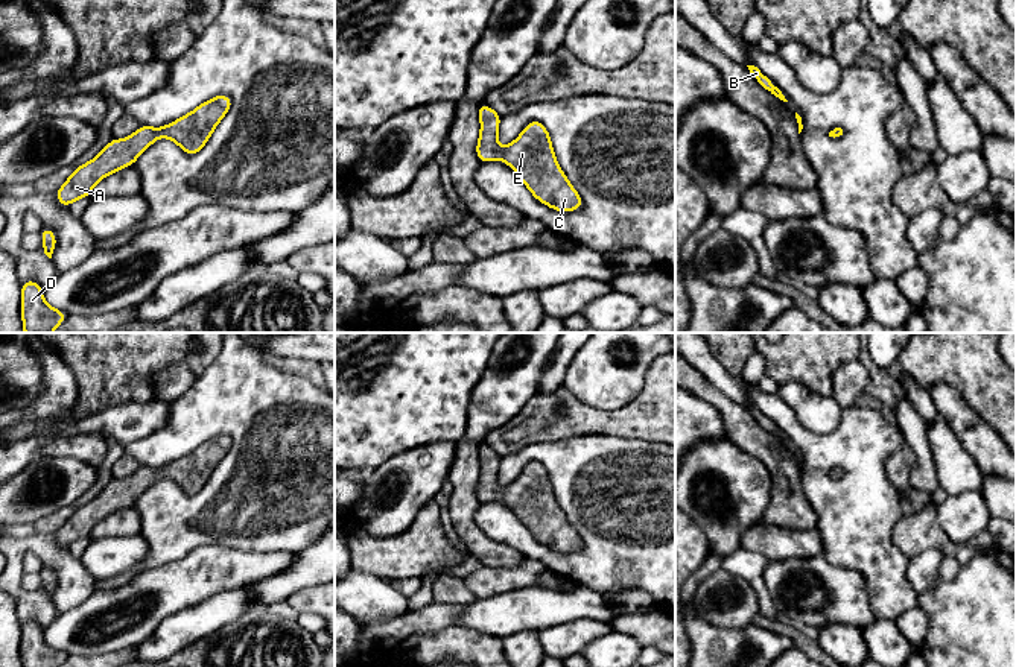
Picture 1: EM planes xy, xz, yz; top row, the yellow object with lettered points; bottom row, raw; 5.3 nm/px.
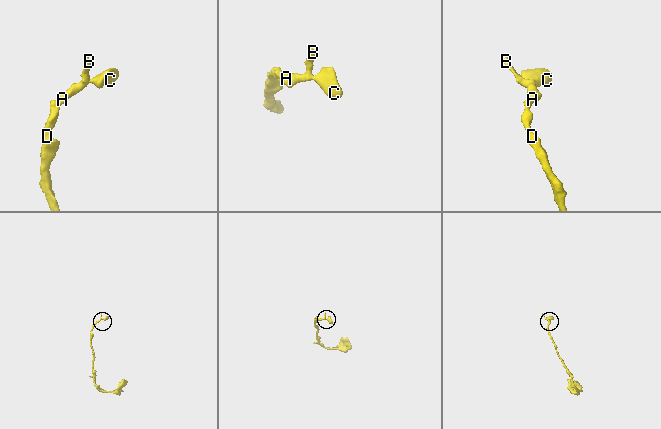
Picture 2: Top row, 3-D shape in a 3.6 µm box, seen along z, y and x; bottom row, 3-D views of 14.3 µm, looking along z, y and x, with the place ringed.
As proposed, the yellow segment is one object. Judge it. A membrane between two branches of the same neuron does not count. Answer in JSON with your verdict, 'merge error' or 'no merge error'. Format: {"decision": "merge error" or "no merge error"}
{"decision": "no merge error"}

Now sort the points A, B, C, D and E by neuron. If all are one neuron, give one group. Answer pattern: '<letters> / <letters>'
A B C D E

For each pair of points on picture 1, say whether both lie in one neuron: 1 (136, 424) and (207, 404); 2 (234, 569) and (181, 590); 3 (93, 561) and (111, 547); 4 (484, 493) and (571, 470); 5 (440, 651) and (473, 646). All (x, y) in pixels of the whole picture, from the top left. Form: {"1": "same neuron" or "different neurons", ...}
{"1": "different neurons", "2": "same neuron", "3": "same neuron", "4": "different neurons", "5": "same neuron"}

